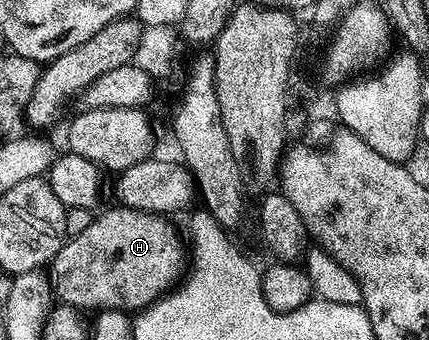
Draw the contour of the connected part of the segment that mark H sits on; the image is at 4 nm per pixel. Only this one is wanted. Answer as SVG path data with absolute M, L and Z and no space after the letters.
M116 208L98 212L91 227L69 237L57 252L55 287L60 300L74 310L147 309L177 285L185 269L185 245L168 216Z

